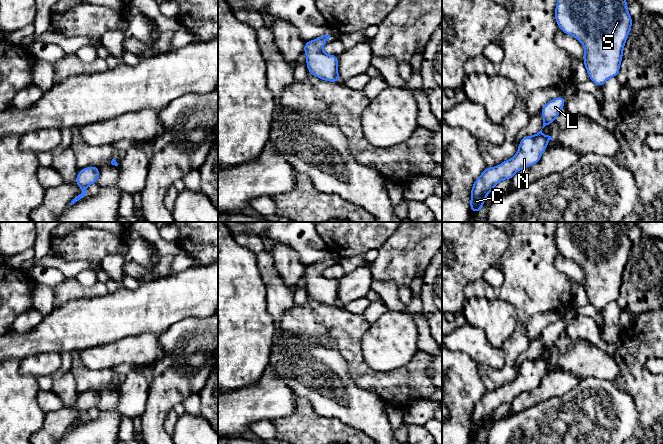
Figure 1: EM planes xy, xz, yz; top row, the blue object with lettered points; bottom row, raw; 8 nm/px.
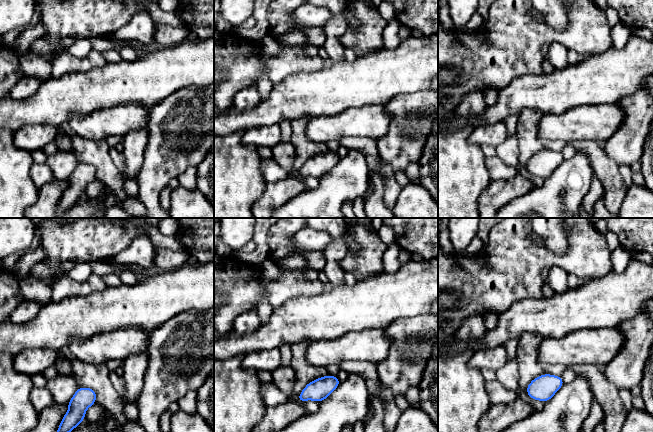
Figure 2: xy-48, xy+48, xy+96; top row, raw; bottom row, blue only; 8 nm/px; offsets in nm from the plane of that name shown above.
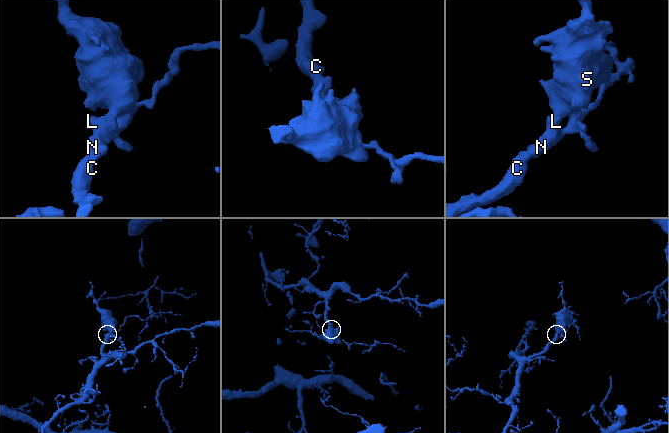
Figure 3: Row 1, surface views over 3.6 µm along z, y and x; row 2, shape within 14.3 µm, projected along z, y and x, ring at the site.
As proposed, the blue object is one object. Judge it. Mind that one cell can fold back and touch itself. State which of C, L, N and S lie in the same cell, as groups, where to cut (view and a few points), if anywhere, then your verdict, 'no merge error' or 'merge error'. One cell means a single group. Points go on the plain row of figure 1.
groups C L N S; cut none; no merge error

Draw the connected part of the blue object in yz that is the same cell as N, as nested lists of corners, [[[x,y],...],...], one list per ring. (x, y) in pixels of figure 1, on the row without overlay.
[[[541,353],[535,359],[522,362],[514,381],[505,384],[496,391],[486,391],[474,405],[470,416],[471,437],[482,437],[482,429],[487,423],[486,420],[501,404],[511,404],[521,393],[528,392],[539,386],[543,376],[548,372],[548,365],[552,363],[554,362],[549,359],[544,359]]]

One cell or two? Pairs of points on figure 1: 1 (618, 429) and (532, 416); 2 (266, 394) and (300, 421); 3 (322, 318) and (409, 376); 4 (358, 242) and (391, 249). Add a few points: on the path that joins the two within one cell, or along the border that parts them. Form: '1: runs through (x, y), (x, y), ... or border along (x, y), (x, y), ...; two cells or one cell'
1: runs through (597, 427), (574, 427), (568, 422), (553, 422); one cell
2: border along (297, 397), (294, 410), (290, 414), (271, 420); two cells
3: runs through (346, 342), (355, 361), (373, 379), (385, 379); one cell
4: border along (394, 232), (377, 249); two cells

